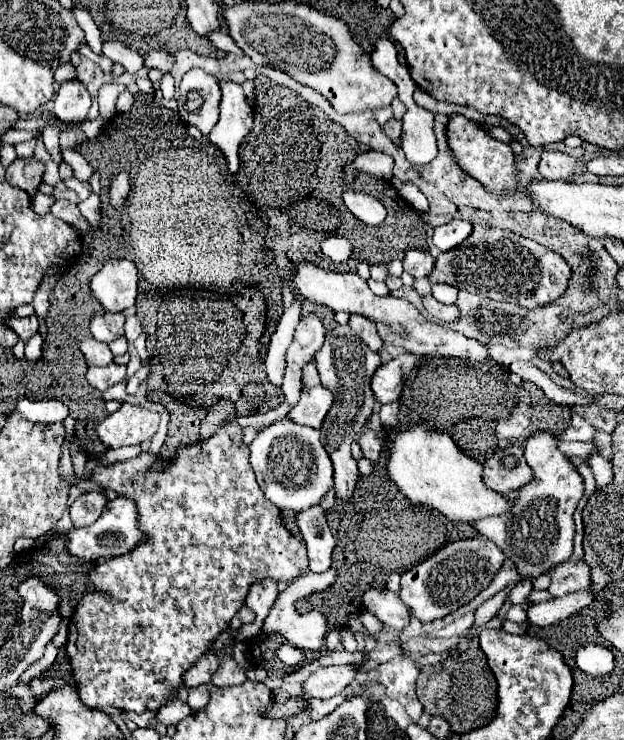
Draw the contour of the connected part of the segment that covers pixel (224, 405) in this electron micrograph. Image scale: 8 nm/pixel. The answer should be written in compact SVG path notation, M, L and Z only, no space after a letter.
M219 401L219 403L207 413L207 417L203 419L201 429L199 429L201 441L203 441L203 439L209 439L209 437L213 435L213 431L217 431L219 427L225 427L227 433L231 435L231 439L241 441L243 431L241 431L241 427L237 425L237 421L233 421L233 403L229 403L229 401Z

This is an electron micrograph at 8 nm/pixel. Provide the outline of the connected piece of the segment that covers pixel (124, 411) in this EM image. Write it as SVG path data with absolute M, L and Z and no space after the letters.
M123 403L117 413L99 421L95 431L105 447L117 449L149 441L155 435L157 427L159 427L157 413L131 403Z

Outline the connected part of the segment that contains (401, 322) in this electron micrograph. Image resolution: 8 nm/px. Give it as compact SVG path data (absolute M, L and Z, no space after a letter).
M303 263L295 269L295 275L291 277L299 293L319 305L327 305L333 311L347 311L347 313L359 313L377 325L379 337L387 343L401 345L413 355L437 355L437 357L459 357L459 359L469 359L469 361L485 361L491 359L485 345L479 343L477 339L465 337L453 329L435 325L427 321L417 307L403 299L395 299L391 295L387 297L377 297L373 291L367 287L367 283L357 275L357 273L335 273L335 271L325 271L319 269L313 263Z

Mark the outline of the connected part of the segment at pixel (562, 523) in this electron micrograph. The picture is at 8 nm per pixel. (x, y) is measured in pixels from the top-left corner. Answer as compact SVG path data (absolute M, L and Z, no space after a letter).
M537 433L527 439L525 461L533 469L533 479L527 487L517 491L513 507L505 511L505 515L479 519L473 527L515 563L521 579L535 579L567 561L573 553L573 511L583 495L583 479L571 461L557 449L557 441L551 433Z

